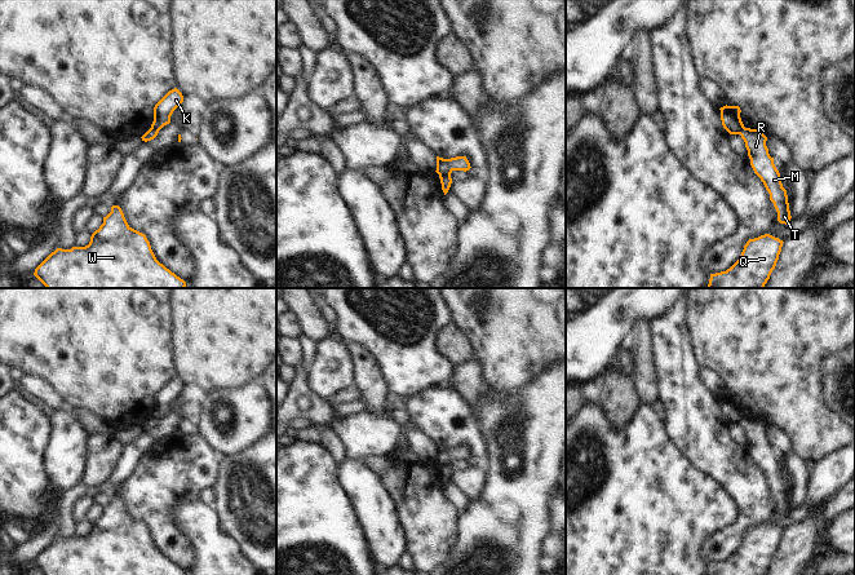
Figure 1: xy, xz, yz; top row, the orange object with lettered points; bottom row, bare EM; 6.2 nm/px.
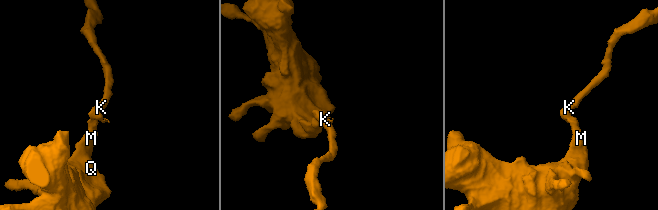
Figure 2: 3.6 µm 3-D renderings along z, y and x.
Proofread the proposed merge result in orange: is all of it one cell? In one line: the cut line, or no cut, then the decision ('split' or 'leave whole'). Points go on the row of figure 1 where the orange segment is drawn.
cut in xz along (439, 175), (450, 178); split

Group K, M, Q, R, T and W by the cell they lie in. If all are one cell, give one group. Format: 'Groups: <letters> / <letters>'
Groups: K / M Q R T W

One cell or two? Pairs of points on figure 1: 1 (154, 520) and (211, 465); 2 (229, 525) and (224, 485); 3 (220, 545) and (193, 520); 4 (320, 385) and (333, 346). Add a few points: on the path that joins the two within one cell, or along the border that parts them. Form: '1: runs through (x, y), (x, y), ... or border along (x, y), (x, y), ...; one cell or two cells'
1: runs through (158, 503), (194, 467); one cell
2: runs through (229, 514), (229, 495); one cell
3: runs through (213, 540), (199, 526); one cell
4: runs through (324, 376), (331, 368), (331, 355); one cell

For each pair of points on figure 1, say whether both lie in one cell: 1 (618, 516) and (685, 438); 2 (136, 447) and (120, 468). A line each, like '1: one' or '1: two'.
1: two
2: one

